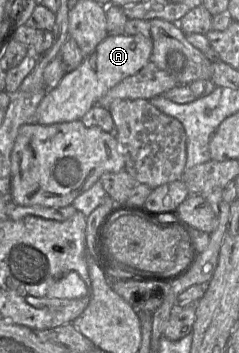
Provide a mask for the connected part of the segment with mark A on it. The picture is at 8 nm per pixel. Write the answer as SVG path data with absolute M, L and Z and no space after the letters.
M107 36L75 70L66 73L54 89L47 90L36 109L37 123L51 125L80 120L112 87L141 70L150 61L152 50L151 36Z

